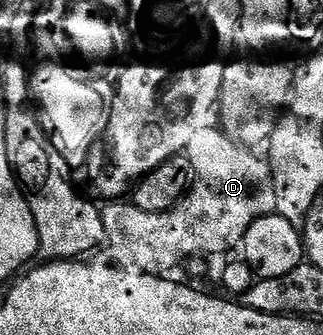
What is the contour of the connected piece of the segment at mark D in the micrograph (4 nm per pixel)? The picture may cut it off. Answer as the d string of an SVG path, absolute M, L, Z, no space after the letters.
M219 126L198 129L186 154L192 166L192 186L169 211L146 213L128 201L103 204L100 216L104 238L115 266L141 275L163 276L180 262L181 266L189 259L239 248L246 229L258 217L275 212L276 190L267 158L260 156L259 159L255 150L240 146Z

